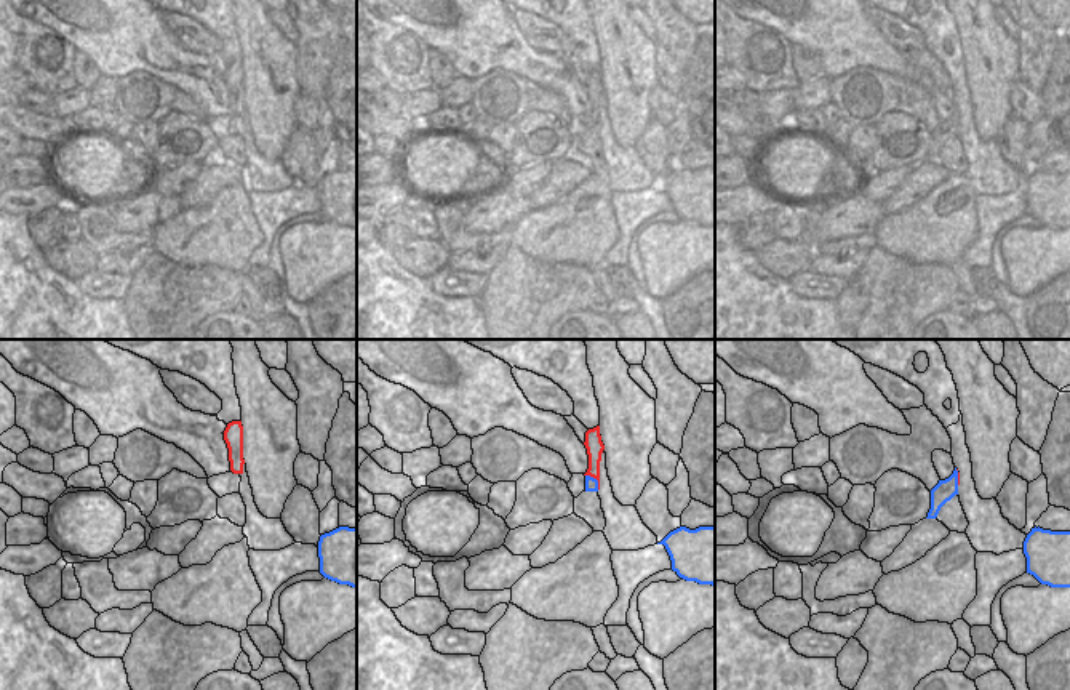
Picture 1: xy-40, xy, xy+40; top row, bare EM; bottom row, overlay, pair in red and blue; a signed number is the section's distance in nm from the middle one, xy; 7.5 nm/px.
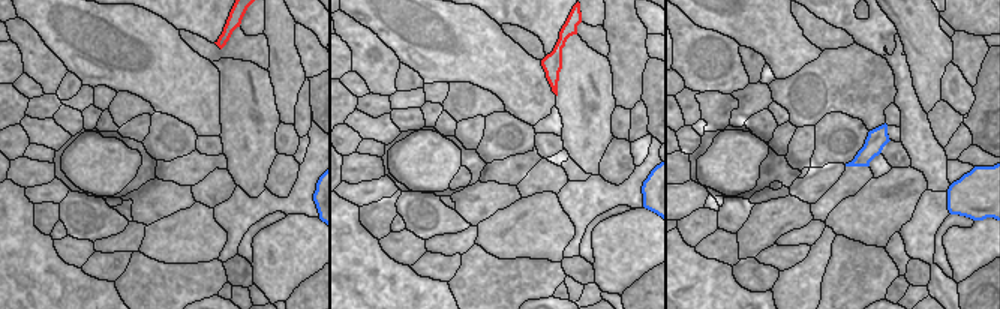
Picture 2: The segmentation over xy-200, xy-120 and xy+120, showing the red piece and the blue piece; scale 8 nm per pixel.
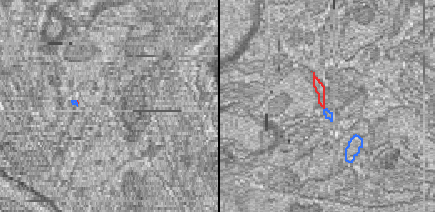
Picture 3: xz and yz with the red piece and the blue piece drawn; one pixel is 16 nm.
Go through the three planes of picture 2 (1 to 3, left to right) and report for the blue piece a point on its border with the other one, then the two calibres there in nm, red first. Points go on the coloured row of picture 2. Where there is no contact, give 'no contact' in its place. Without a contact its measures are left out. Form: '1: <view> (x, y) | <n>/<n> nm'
1: no contact
2: no contact
3: no contact

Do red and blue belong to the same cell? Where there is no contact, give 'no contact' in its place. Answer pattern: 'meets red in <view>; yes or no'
meets red in xy; yes

